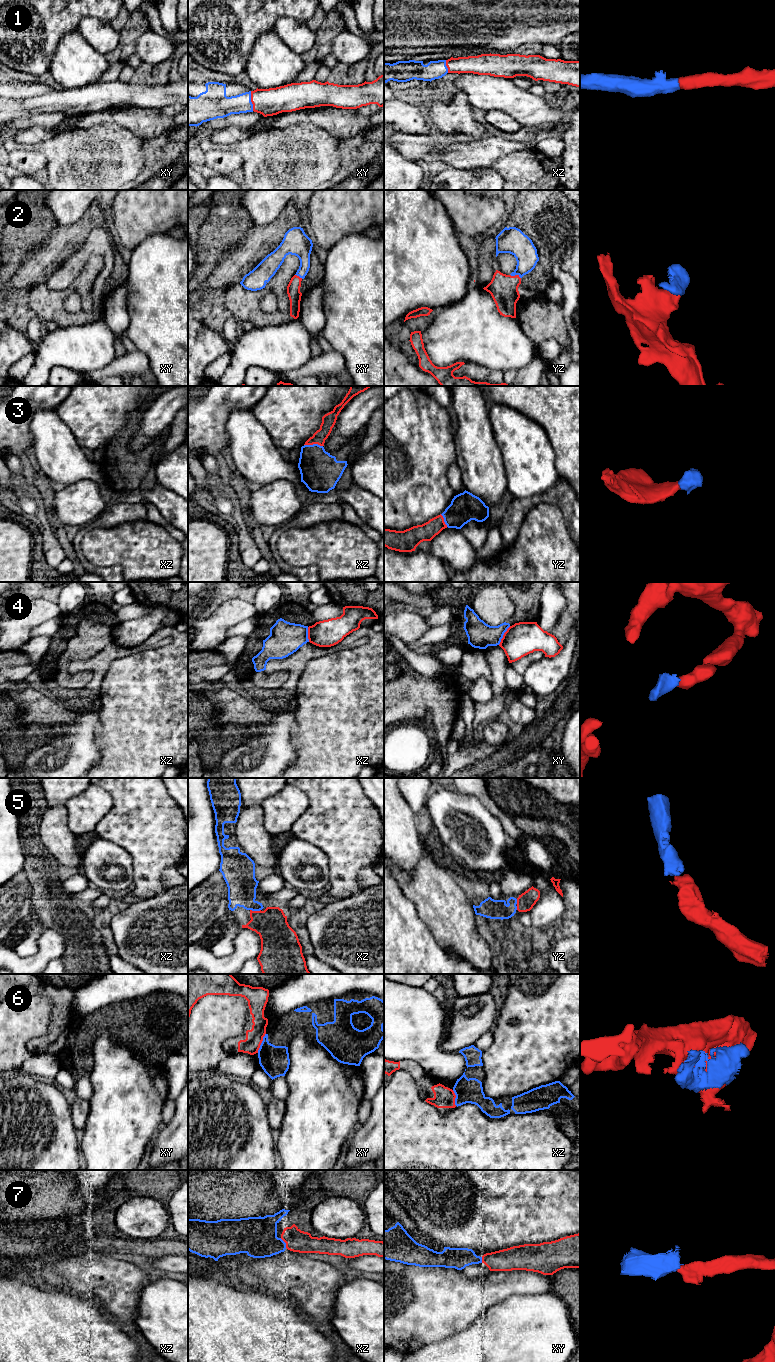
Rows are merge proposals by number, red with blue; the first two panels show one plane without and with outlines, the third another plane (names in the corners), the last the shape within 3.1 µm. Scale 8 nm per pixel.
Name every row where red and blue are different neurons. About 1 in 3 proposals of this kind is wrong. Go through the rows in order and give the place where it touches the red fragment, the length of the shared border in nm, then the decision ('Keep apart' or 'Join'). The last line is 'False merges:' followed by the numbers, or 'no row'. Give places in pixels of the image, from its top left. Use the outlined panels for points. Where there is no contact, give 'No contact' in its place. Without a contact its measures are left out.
1: Touches red at xy (251, 101). Shared border 160 nm. Join
2: Touches red at yz (515, 275). Shared border 90 nm. Join
3: Touches red at xz (313, 443). Shared border 150 nm. Join
4: Touches red at xy (503, 635). Shared border 180 nm. Keep apart
5: Touches red at xz (255, 911). Shared border 90 nm. Join
6: Touches red at xy (261, 1042). Shared border 170 nm. Keep apart
7: Touches red at xz (285, 1242). Shared border 90 nm. Join
False merges: 4, 6

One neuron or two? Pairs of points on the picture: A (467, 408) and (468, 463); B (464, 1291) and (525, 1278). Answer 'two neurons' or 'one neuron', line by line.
A: one neuron
B: one neuron

